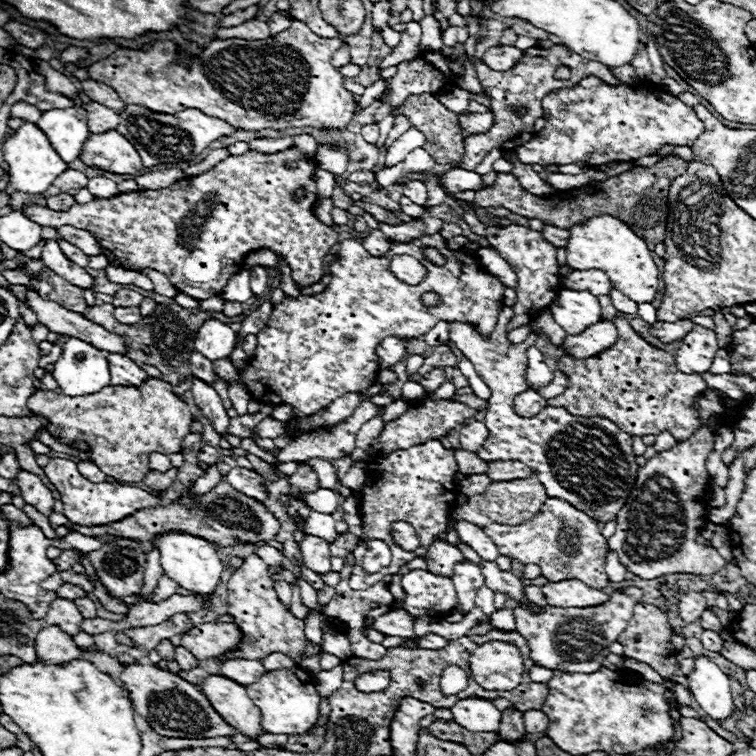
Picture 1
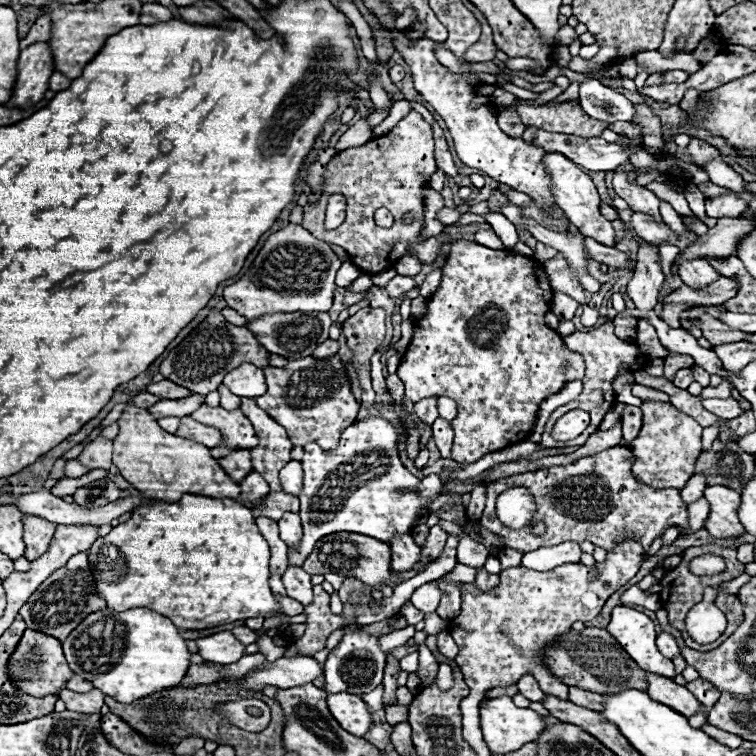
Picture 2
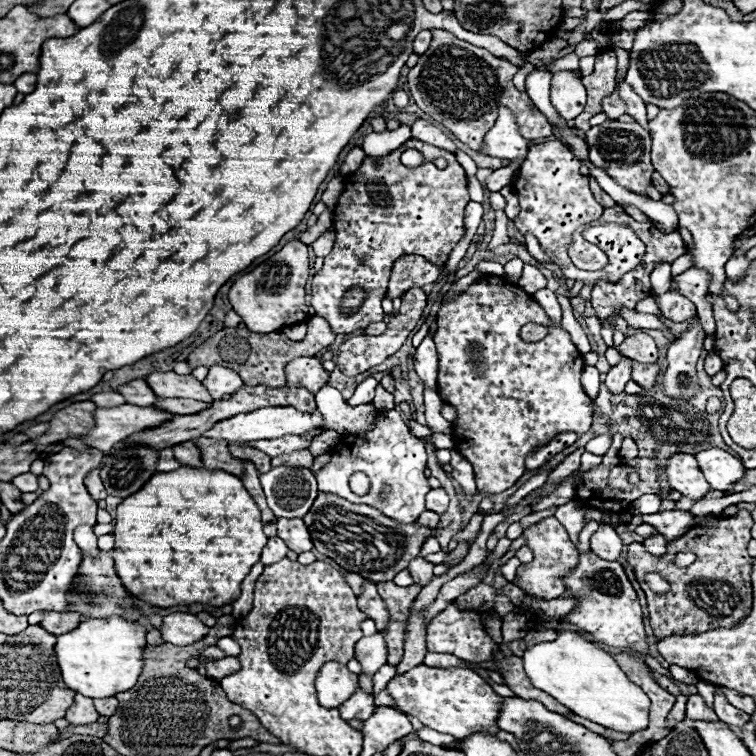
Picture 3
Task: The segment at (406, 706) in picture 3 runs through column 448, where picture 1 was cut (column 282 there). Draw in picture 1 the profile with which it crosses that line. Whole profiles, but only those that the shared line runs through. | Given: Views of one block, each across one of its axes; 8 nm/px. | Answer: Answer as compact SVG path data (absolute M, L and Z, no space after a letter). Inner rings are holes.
M298 666L270 670L258 682L246 686L246 692L252 698L252 702L260 708L264 732L268 732L268 734L304 736L314 728L314 724L320 718L320 710L318 710L320 694L316 692L314 678L310 674L306 674L304 670L300 670Z

